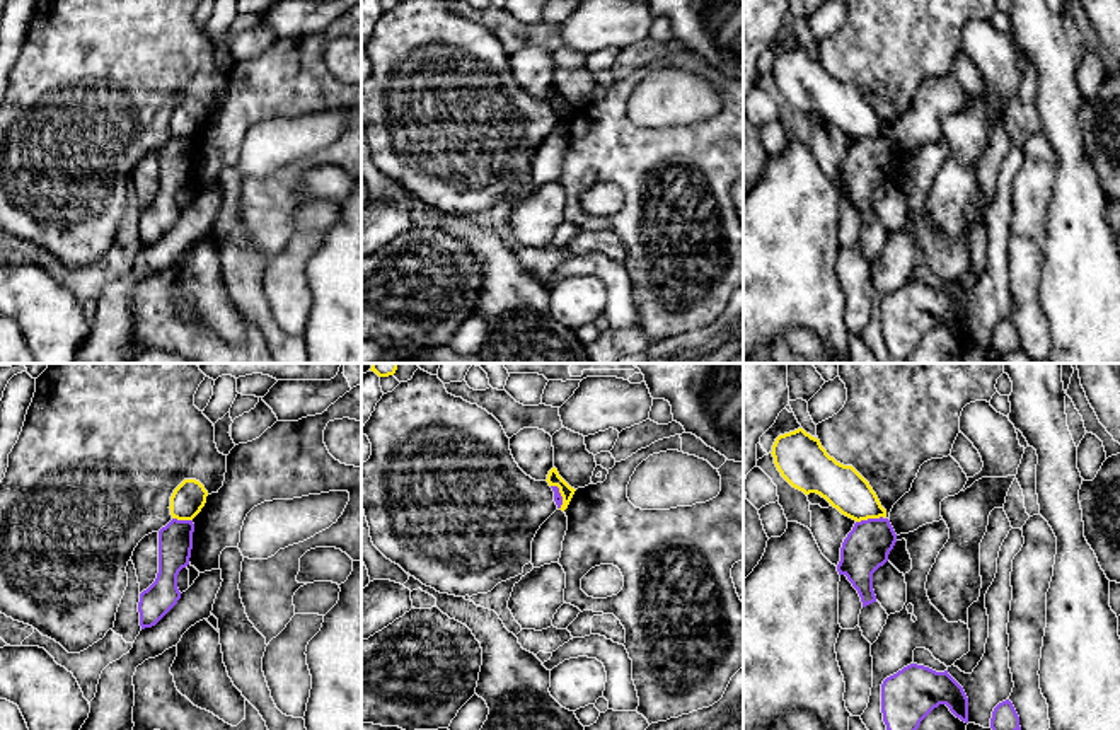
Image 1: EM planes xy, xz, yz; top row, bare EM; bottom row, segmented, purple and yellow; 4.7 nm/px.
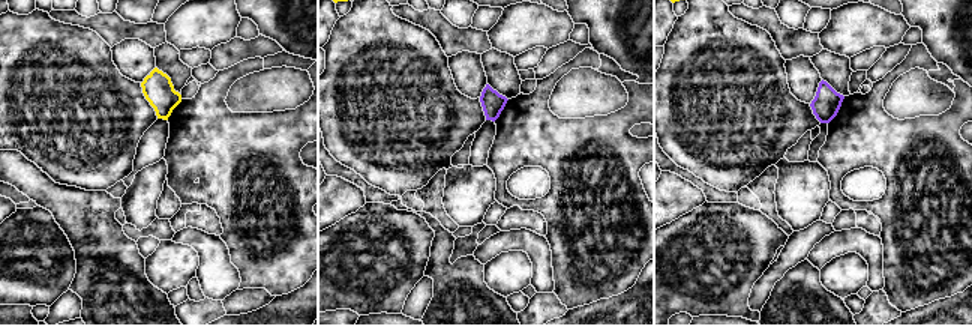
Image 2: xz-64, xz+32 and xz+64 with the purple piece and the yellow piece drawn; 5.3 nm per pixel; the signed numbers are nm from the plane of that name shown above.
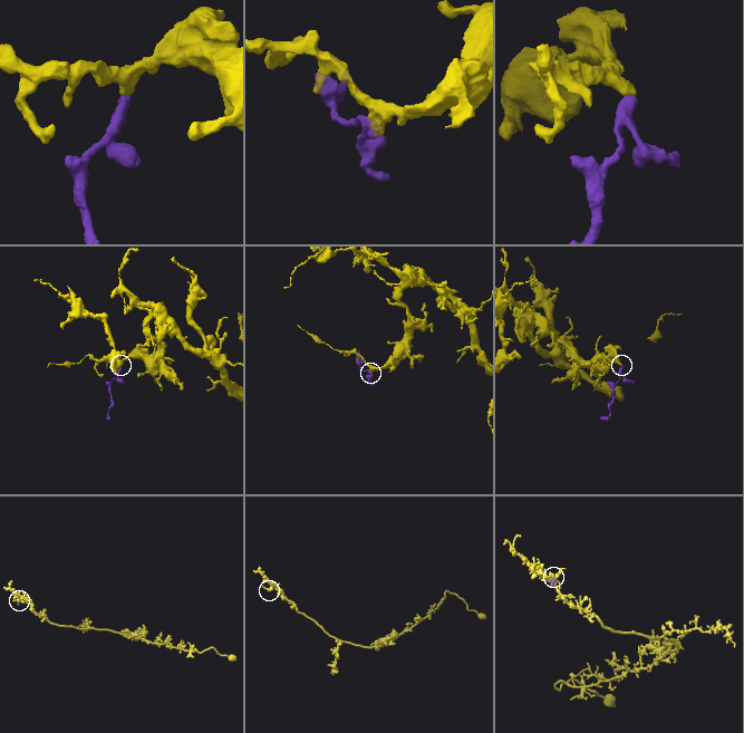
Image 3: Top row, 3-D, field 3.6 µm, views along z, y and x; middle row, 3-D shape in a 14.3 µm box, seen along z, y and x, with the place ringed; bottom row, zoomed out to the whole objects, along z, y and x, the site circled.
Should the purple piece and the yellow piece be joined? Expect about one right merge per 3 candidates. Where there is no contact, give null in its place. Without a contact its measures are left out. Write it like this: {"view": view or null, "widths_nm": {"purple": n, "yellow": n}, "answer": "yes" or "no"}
{"view": "yz", "widths_nm": {"purple": 220, "yellow": 200}, "answer": "no"}

